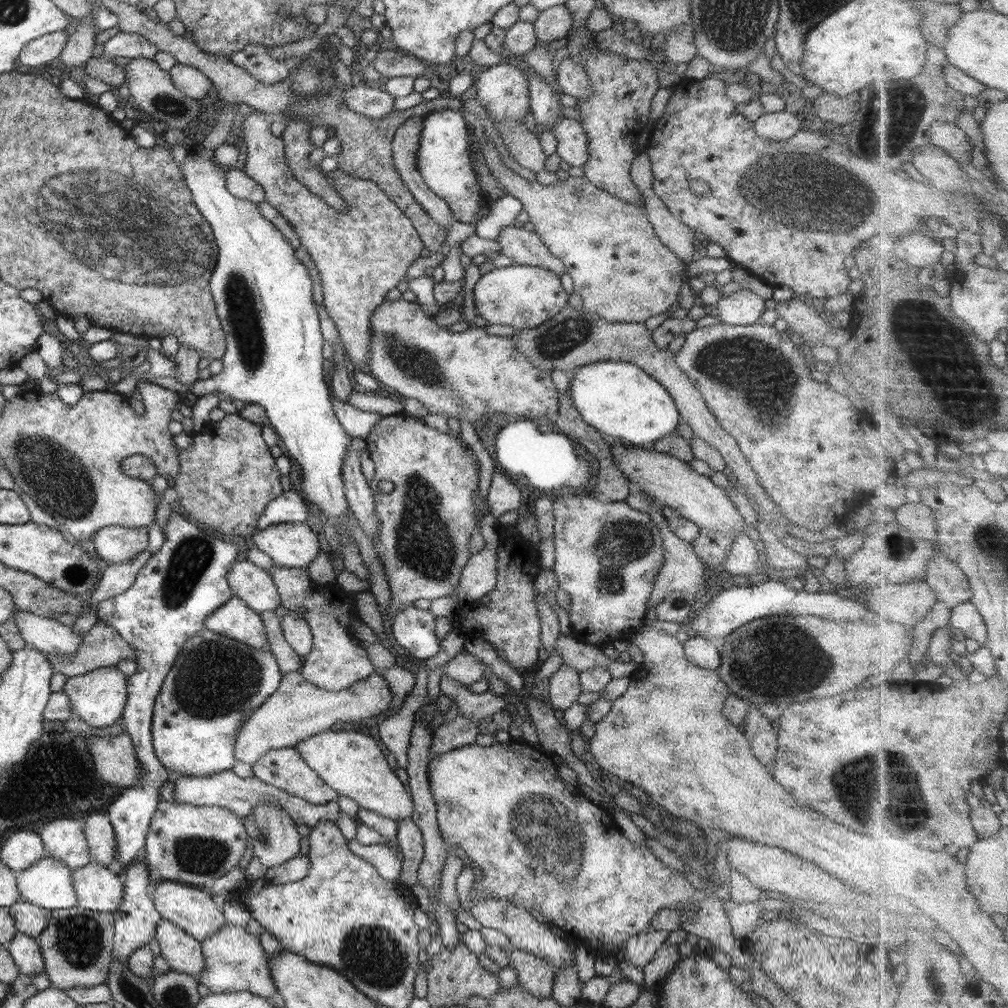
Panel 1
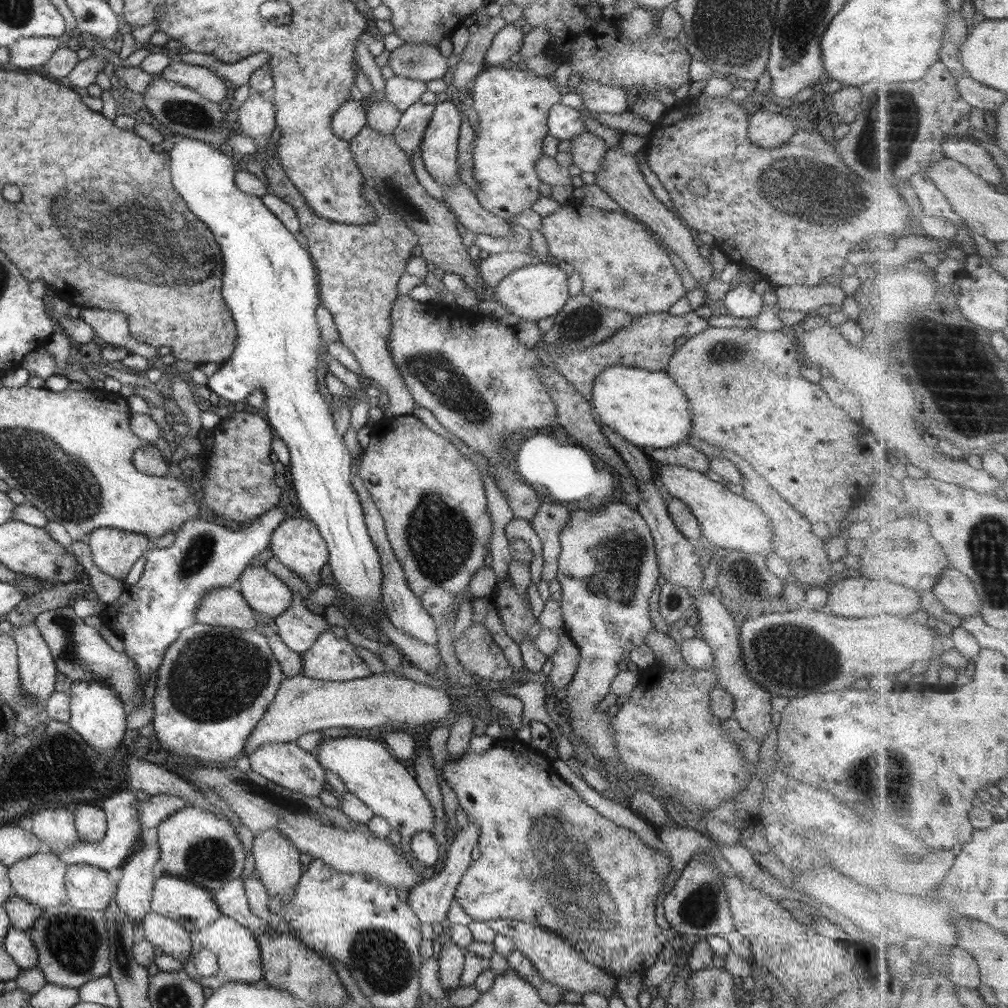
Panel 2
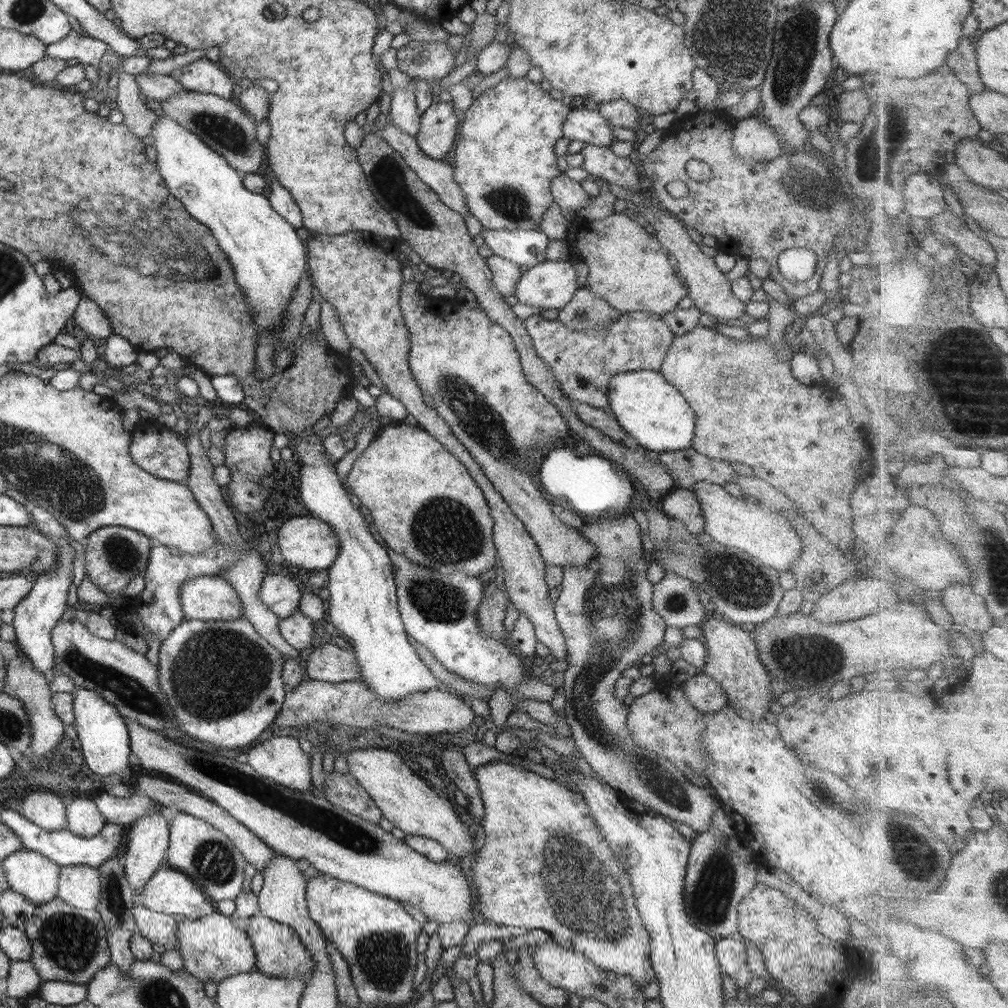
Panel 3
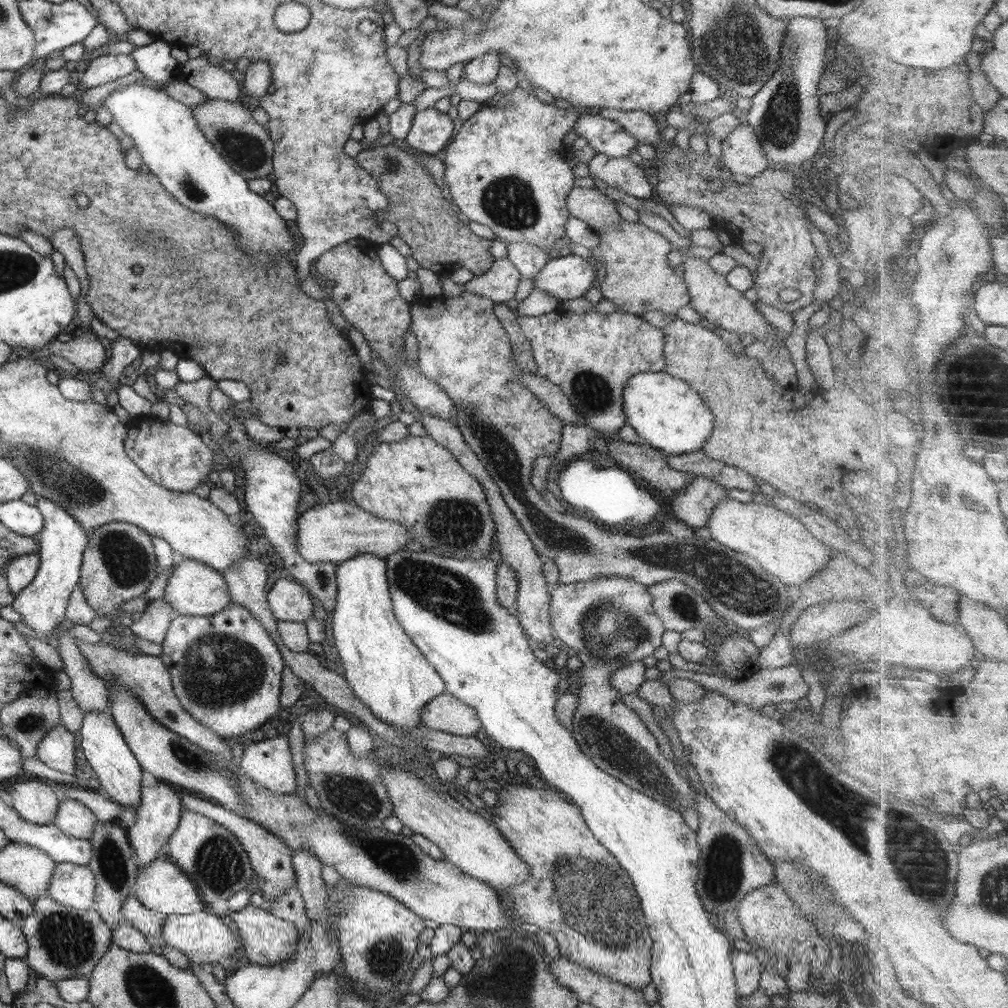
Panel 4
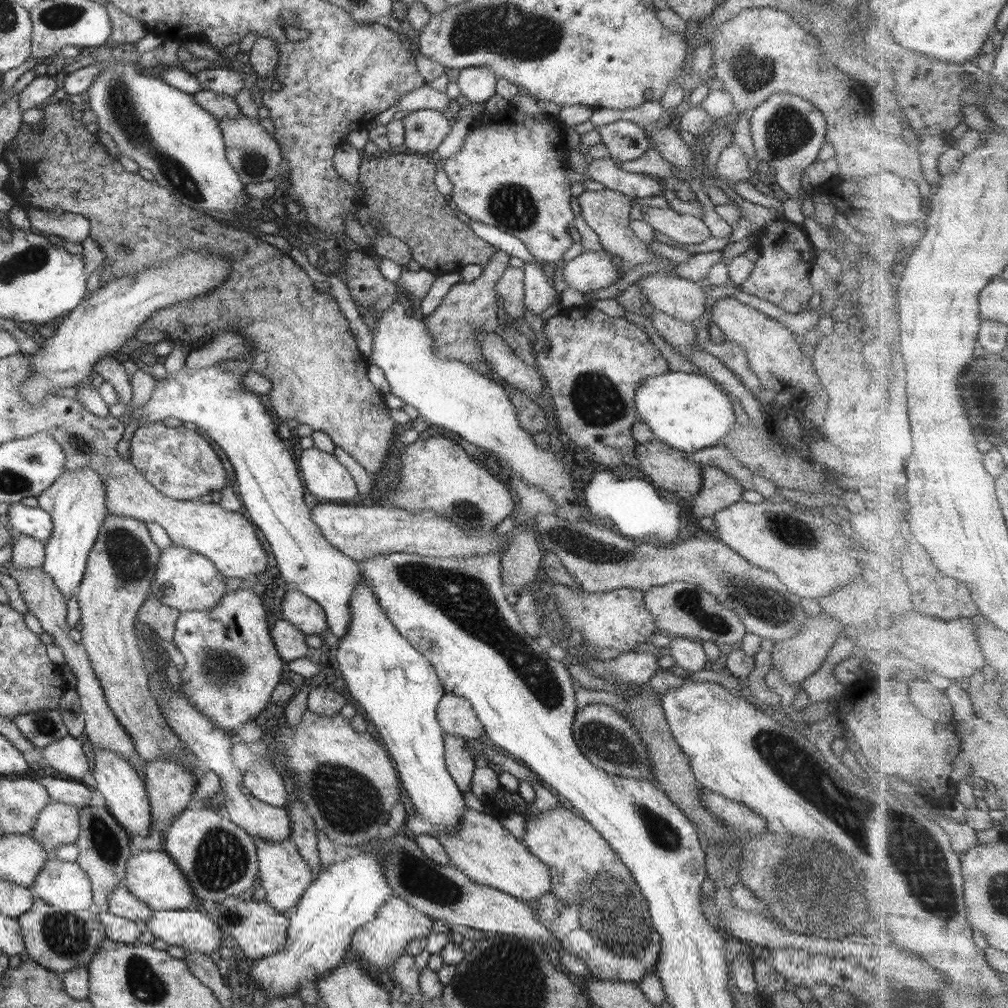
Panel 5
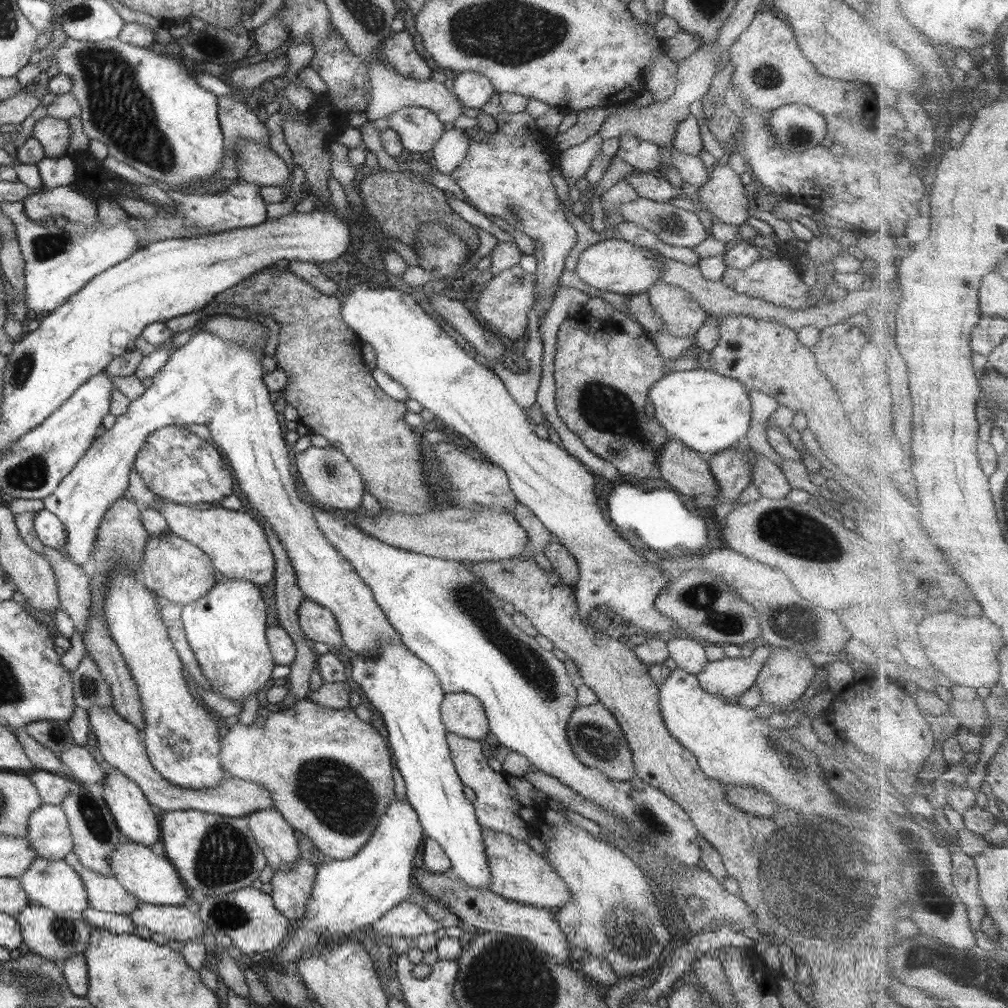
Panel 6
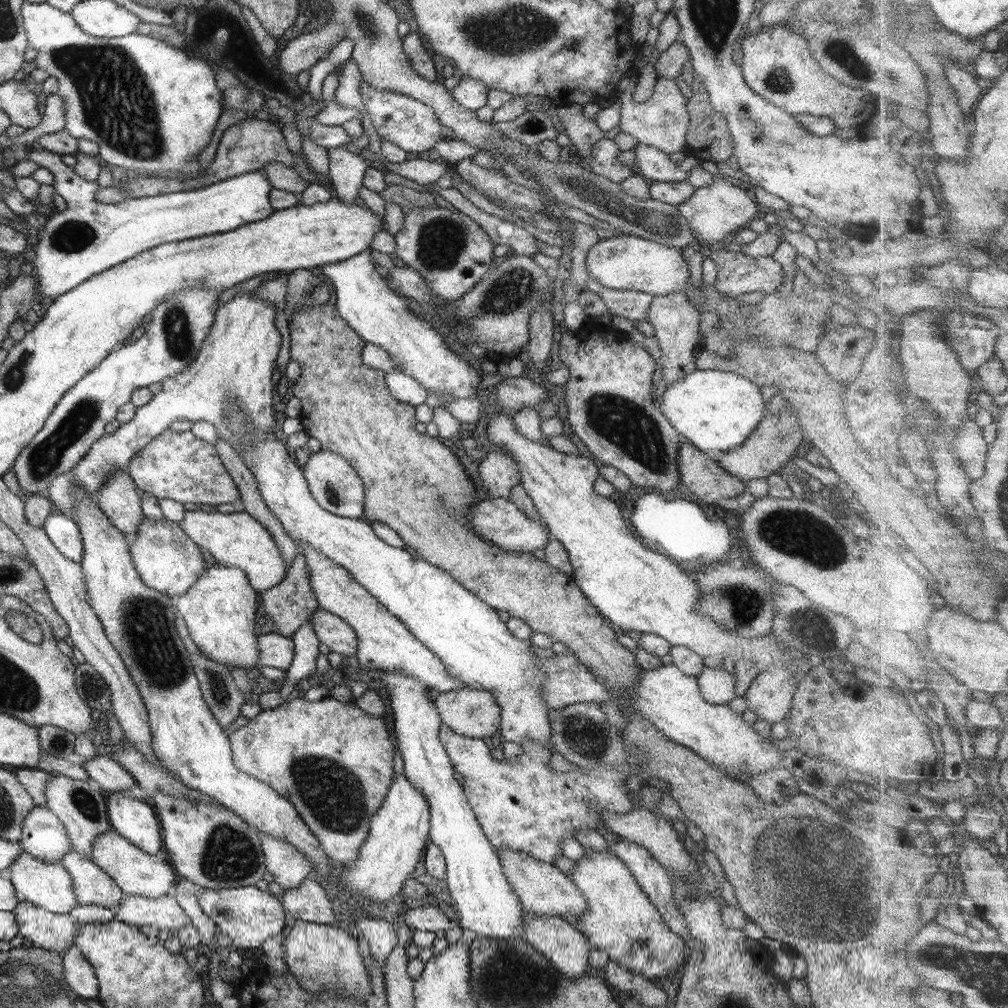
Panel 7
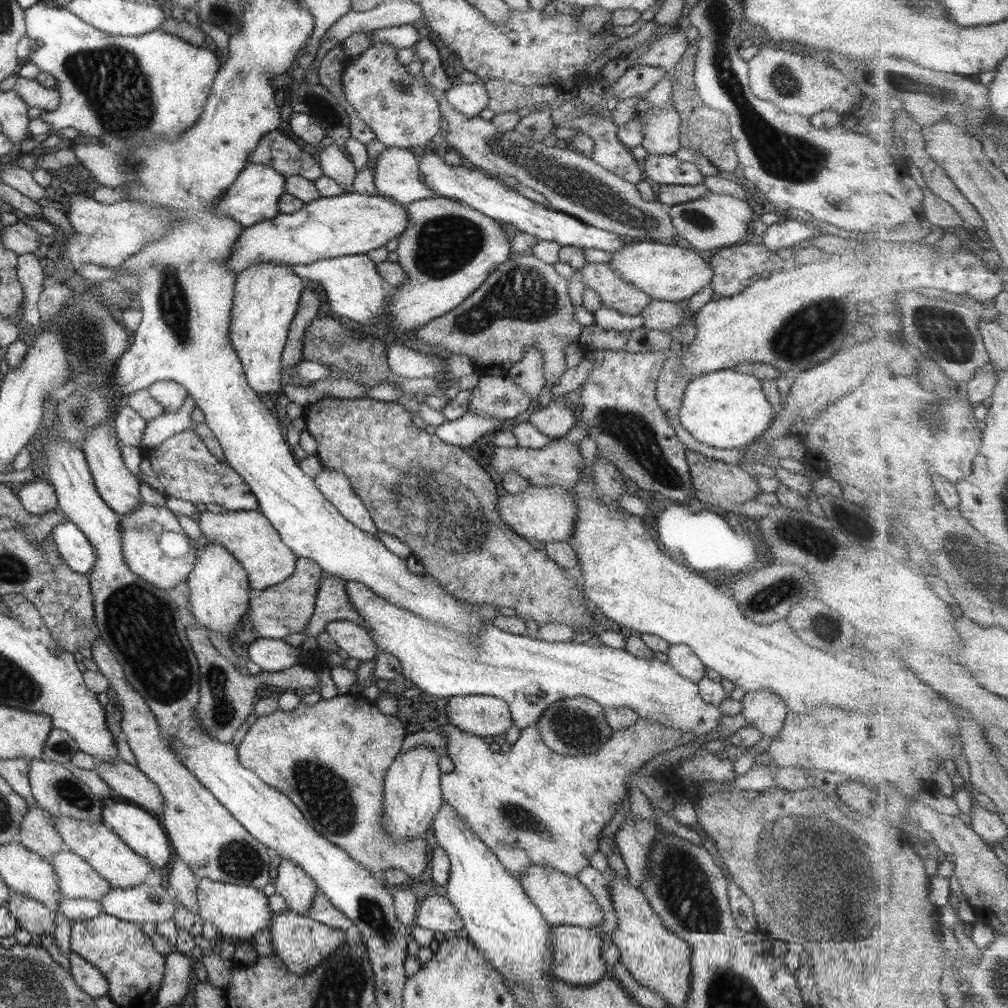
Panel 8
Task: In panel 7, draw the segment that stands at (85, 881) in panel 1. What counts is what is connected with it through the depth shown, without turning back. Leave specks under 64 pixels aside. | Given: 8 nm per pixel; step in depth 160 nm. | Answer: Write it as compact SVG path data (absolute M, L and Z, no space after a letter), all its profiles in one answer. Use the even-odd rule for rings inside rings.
M22 851L5 875L11 881L20 900L32 903L46 912L66 914L77 904L71 876L60 862L47 864Z

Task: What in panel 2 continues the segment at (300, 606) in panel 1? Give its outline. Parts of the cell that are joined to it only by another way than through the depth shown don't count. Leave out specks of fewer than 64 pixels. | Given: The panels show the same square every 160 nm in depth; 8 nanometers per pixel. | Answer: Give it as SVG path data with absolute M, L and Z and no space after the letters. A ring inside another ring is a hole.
M323 629L313 644L302 652L301 674L307 678L347 682L372 674L354 645Z

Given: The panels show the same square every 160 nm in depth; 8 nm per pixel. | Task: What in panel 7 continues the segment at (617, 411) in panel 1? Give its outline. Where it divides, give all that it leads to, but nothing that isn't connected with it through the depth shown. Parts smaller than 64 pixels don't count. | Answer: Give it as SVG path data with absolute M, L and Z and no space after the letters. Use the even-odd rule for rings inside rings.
M695 369L682 379L669 383L658 410L689 445L701 453L729 451L742 444L763 418L763 400L750 380L719 369Z

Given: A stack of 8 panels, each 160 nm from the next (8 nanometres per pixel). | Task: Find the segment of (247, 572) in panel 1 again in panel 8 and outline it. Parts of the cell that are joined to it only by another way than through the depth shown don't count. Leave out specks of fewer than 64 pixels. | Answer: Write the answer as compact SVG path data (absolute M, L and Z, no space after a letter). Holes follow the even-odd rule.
M332 620L325 625L324 631L347 656L358 661L375 658L374 644L362 626L344 620Z

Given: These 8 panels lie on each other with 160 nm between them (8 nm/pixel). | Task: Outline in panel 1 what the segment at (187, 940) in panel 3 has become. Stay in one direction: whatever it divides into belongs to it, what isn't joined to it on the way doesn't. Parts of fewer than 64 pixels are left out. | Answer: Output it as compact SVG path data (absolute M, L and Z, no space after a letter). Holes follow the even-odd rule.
M226 923L223 929L219 929L200 944L200 950L204 962L198 983L206 986L209 993L247 991L267 1000L275 994L276 988L269 976L266 952L263 951L258 940L245 931L245 928Z

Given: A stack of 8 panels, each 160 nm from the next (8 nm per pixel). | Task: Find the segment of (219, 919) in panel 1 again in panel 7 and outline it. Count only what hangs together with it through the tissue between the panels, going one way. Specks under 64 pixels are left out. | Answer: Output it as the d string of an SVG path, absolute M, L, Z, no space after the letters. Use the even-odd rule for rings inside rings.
M107 830L95 838L88 858L111 877L124 895L157 899L169 896L176 884L175 873L168 863L155 855L143 852L113 830Z

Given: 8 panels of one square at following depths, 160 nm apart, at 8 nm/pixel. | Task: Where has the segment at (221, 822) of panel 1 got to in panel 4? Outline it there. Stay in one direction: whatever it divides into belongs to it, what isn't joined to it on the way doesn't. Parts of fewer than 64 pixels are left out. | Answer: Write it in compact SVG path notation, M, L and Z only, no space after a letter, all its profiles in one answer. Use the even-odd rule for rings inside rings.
M181 810L177 828L164 848L166 858L195 885L199 898L206 905L229 899L255 880L248 856L235 836L196 812Z

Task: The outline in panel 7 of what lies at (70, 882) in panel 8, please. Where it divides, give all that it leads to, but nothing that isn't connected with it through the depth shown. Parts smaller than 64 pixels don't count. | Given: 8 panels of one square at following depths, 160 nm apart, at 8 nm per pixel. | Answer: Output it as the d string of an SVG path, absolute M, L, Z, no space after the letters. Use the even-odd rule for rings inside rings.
M70 850L62 856L60 863L71 876L77 904L95 904L111 910L119 907L124 893L88 856Z

